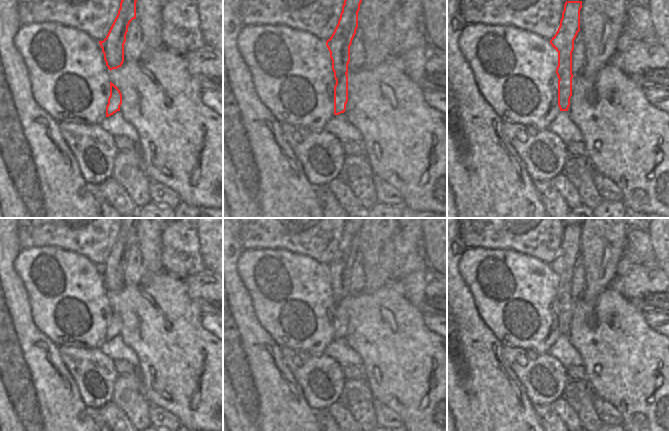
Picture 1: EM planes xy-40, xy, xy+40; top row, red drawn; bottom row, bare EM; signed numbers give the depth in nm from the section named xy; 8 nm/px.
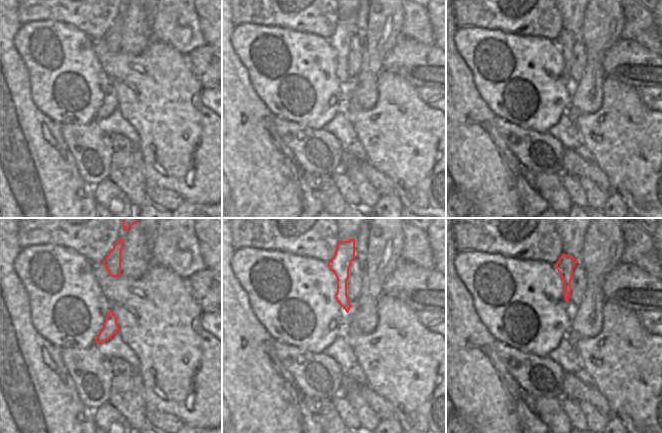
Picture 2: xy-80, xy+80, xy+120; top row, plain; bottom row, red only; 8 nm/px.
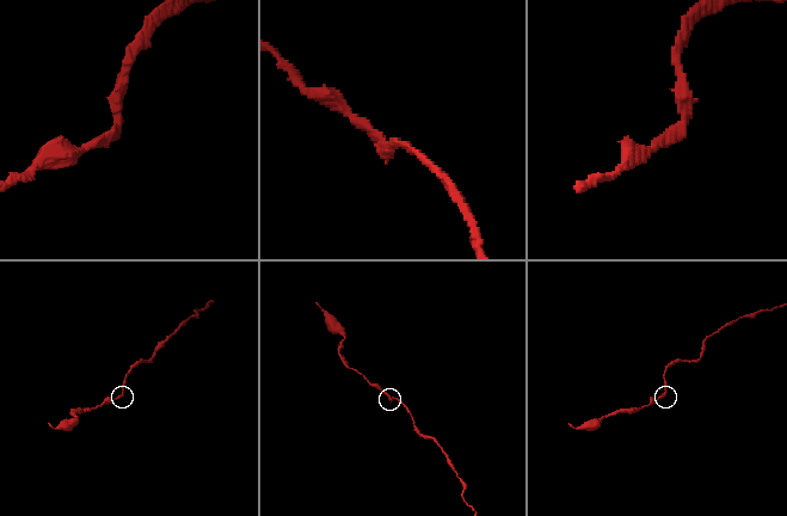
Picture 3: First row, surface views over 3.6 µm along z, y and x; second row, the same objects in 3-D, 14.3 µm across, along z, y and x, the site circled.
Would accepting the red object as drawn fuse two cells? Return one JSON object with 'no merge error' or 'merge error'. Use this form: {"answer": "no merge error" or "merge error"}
{"answer": "no merge error"}

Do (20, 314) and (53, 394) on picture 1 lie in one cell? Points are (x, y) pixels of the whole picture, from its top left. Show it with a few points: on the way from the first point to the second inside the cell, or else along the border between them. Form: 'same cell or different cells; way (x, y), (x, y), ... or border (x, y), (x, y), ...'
same cell; way (20, 334), (26, 351), (26, 357), (34, 374)

